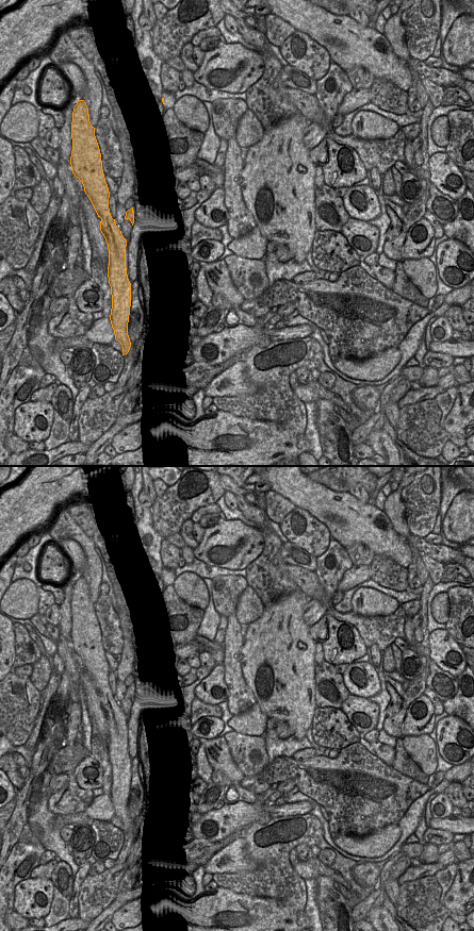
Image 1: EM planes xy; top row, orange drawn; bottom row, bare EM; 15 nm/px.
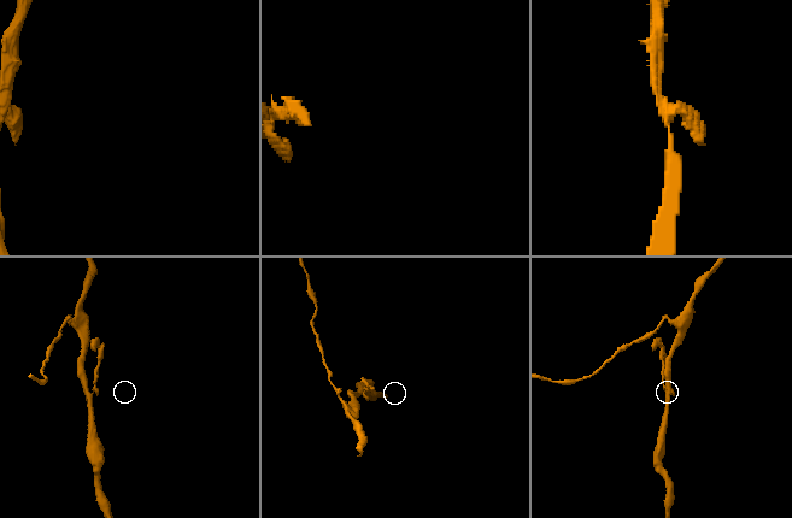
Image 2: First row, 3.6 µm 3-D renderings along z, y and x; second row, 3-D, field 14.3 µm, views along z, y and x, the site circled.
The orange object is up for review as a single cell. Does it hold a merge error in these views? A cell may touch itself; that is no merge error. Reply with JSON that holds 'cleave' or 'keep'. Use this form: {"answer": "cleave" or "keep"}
{"answer": "cleave"}

